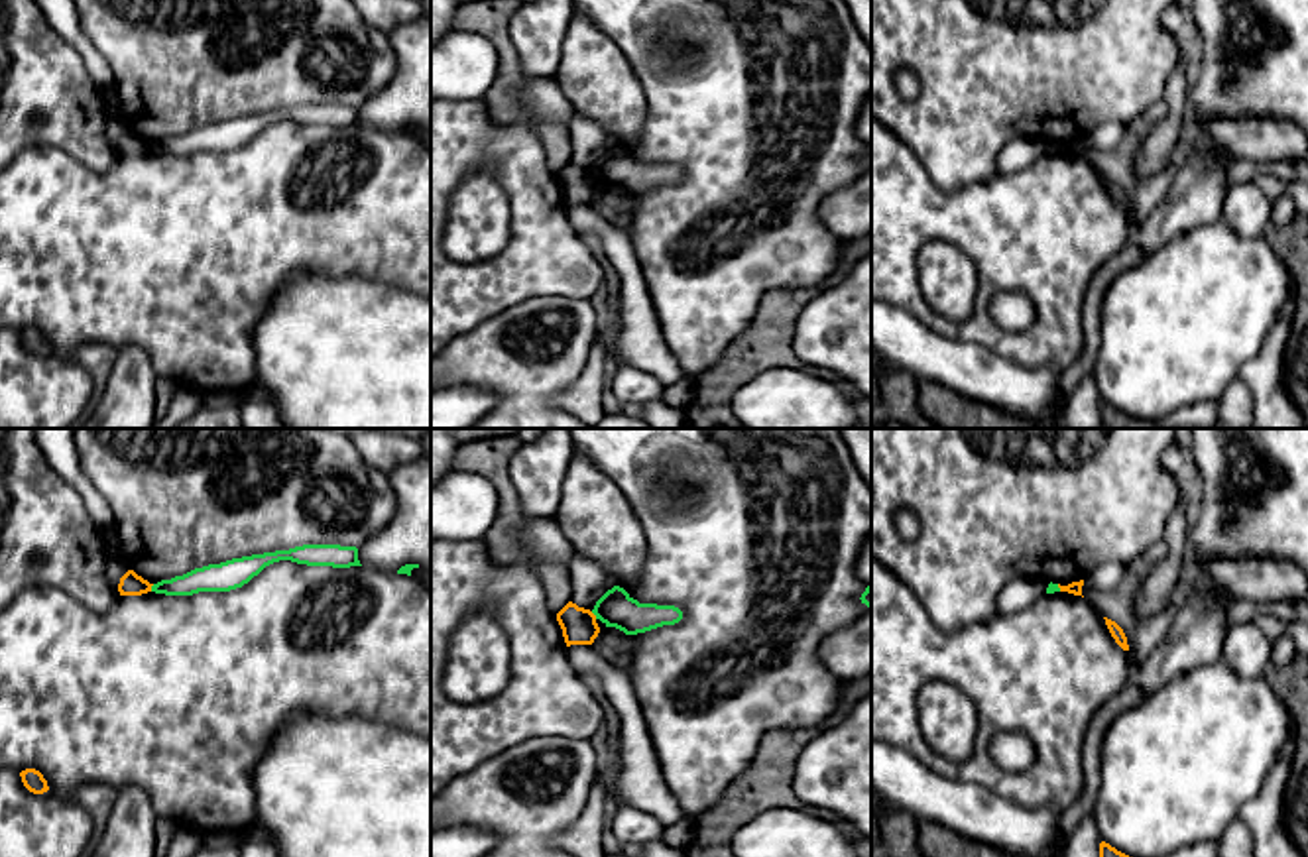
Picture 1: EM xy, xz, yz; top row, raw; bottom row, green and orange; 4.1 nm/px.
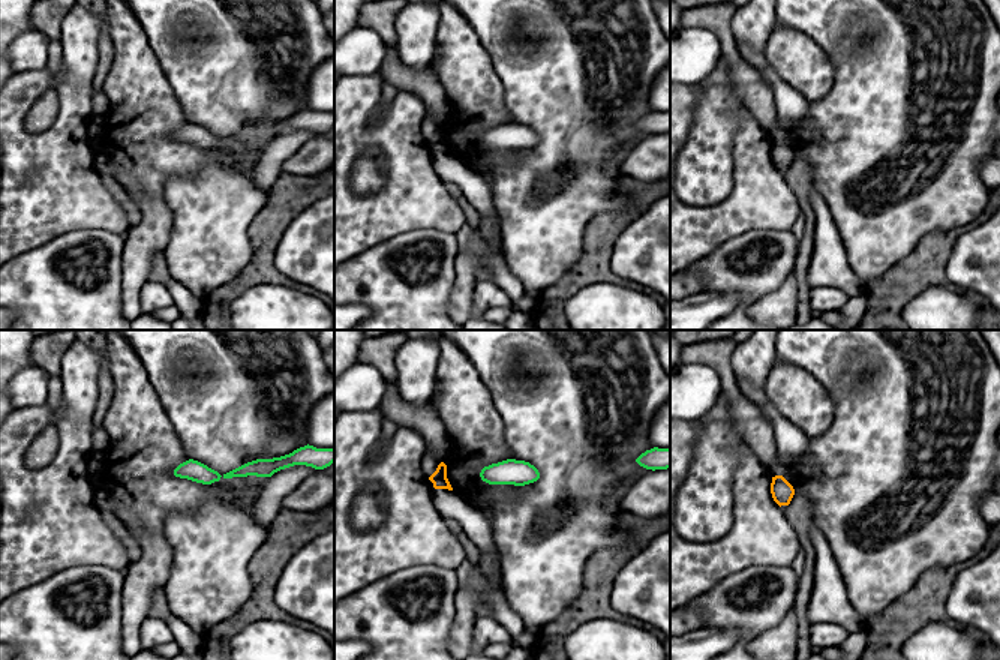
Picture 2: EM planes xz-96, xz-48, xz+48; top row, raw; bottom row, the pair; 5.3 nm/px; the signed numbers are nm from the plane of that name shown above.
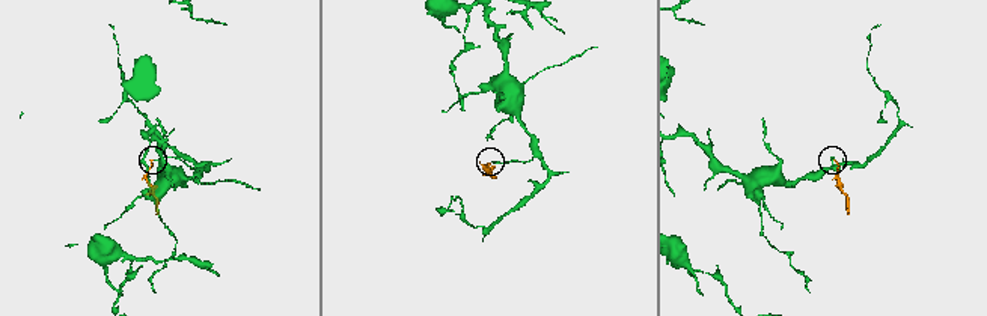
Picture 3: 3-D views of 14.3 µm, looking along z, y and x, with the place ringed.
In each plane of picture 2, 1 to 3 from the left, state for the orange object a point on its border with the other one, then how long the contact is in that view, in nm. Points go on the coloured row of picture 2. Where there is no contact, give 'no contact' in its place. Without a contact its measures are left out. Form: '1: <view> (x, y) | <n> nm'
1: no contact
2: no contact
3: no contact

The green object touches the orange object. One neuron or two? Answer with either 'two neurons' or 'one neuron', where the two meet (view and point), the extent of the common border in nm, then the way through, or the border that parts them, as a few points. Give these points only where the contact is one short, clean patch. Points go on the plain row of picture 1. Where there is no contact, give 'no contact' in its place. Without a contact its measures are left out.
two neurons; meets green in xy at (152, 148); contact 40 nm long; border along xy (154, 144), (150, 150)

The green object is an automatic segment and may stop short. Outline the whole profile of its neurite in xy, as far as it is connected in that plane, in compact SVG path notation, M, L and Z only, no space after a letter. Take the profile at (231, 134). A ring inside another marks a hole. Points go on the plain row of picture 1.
M303 104L289 110L275 110L264 114L252 114L242 118L232 118L220 124L208 124L195 128L183 136L171 140L161 140L151 145L151 151L165 155L193 155L199 151L230 151L248 143L266 126L291 120L307 126L332 126L350 128L362 126L358 120L356 106L340 104Z

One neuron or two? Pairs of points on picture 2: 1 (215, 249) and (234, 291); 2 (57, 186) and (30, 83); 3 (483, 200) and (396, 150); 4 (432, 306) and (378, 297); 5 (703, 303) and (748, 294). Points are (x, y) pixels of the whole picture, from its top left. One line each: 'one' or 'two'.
1: two
2: one
3: two
4: one
5: two

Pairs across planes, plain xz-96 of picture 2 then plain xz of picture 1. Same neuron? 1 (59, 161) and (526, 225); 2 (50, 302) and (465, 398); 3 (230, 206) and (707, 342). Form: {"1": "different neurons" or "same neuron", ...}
{"1": "same neuron", "2": "different neurons", "3": "same neuron"}

